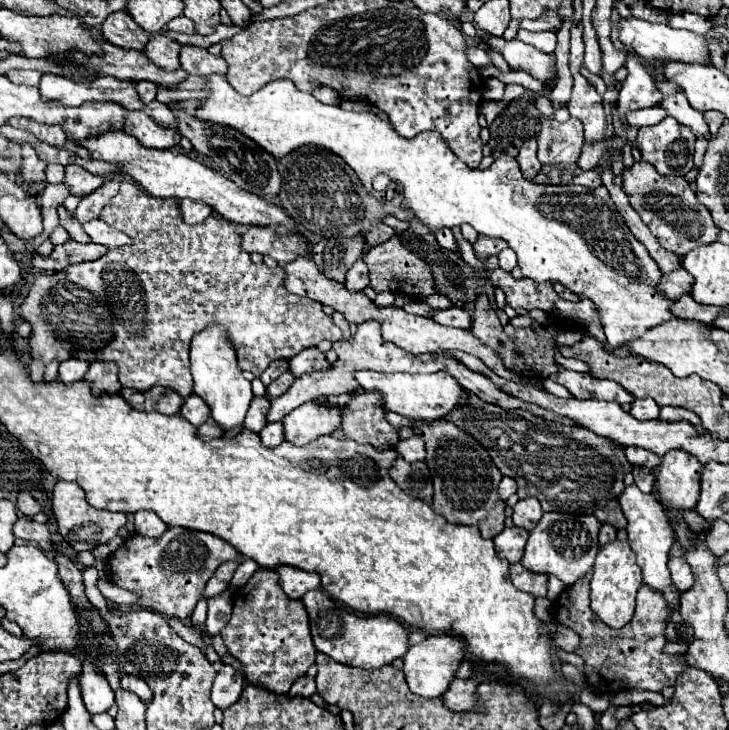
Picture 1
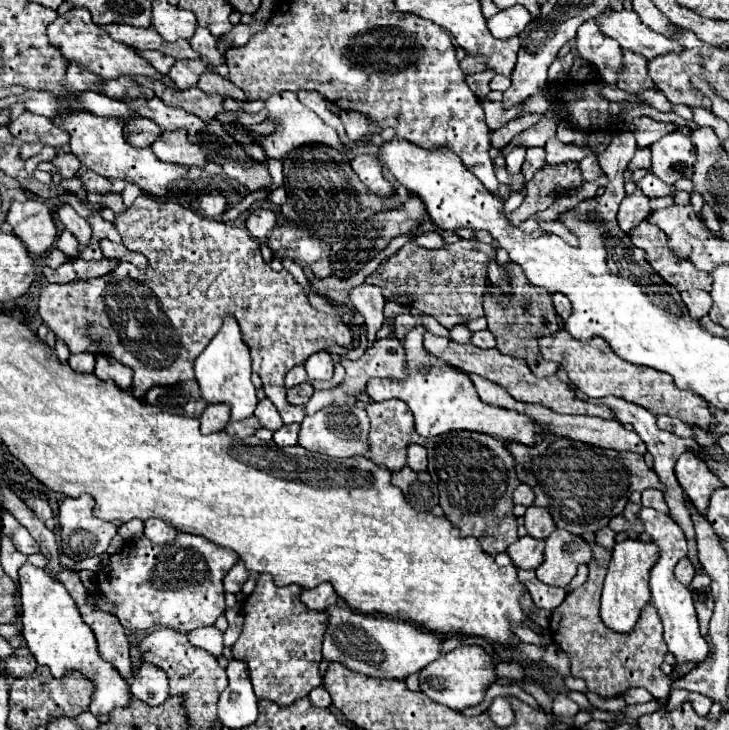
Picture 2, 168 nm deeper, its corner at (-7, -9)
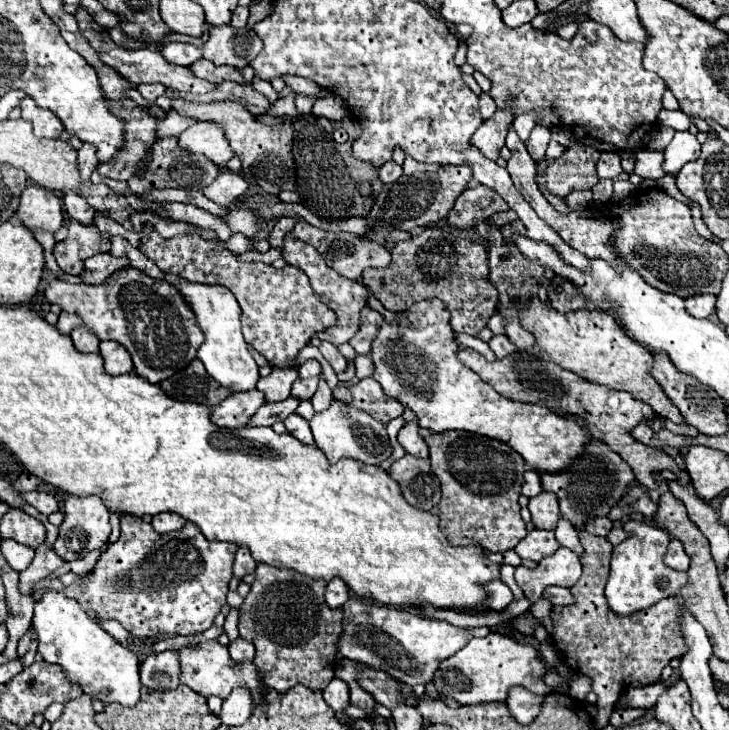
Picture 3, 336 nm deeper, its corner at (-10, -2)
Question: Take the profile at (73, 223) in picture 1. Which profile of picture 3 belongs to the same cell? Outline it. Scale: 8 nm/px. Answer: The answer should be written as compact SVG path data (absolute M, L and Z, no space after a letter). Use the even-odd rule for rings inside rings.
M69 191L69 193L63 197L63 203L65 203L67 215L69 215L71 219L79 221L81 225L91 225L91 223L93 223L95 209L93 209L93 207L89 207L89 203L87 203L81 195L77 195L77 193Z

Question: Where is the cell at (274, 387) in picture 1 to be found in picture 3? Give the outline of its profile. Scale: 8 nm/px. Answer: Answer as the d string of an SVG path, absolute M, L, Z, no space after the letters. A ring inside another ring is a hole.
M311 377L311 379L297 379L293 383L293 389L291 389L291 395L293 397L299 397L299 399L311 399L317 391L317 383L319 383L319 377Z

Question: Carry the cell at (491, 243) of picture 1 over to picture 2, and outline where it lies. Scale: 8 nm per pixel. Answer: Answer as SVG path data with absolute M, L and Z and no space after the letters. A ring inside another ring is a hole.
M458 240L434 250L406 242L394 256L382 262L376 272L366 276L366 282L380 286L386 300L430 314L450 330L458 324L484 316L482 296L488 286L488 262L494 256L496 250L492 244L478 240Z

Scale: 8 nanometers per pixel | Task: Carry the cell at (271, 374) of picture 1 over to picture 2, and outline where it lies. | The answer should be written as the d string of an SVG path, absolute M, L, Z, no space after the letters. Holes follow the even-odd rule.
M298 364L298 366L294 366L294 368L286 374L286 388L294 388L294 386L298 386L298 384L302 384L302 382L310 382L310 378L308 378L304 366Z

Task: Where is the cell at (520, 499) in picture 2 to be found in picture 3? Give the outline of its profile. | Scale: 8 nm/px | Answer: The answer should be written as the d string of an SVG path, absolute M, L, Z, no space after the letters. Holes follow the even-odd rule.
M533 469L525 471L525 483L523 483L521 493L525 497L535 497L535 495L541 493L541 481L539 481L539 473L537 471L533 471Z

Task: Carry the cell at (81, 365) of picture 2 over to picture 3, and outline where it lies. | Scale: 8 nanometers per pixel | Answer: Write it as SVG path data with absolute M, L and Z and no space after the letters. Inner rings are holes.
M85 327L73 329L71 341L79 353L97 353L99 351L99 339L91 331L87 331Z

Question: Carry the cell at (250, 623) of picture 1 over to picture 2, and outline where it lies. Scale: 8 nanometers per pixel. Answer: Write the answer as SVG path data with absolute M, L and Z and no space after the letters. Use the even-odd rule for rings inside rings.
M260 574L254 592L244 602L244 628L232 654L248 664L254 694L262 700L268 698L280 708L286 708L310 690L322 686L318 670L322 660L322 640L328 628L328 612L316 612L302 604L302 588L296 584L276 586L272 576Z

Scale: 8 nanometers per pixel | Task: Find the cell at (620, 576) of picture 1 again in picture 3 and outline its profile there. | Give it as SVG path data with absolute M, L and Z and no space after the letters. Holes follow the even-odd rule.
M641 525L635 535L613 547L611 575L605 587L605 597L613 613L631 615L639 609L647 609L663 597L677 595L683 585L687 585L687 573L675 571L663 563L671 537L665 529Z

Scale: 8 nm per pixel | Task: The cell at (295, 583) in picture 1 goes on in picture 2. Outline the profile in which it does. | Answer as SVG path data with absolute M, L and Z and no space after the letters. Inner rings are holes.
M322 582L320 586L316 586L312 590L302 590L302 602L312 610L324 612L326 608L330 608L338 602L338 596L336 596L332 584Z

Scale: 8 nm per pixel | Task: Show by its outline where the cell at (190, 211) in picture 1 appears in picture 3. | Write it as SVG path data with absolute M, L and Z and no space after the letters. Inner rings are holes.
M221 171L219 177L203 189L205 197L221 207L229 207L239 195L243 195L247 189L247 181L239 173Z

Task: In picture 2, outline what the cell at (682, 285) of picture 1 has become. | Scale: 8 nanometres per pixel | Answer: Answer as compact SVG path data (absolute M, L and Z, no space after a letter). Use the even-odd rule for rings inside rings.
M686 290L682 294L682 300L690 312L690 316L694 320L700 320L702 316L706 316L712 308L712 298L708 292L700 292L700 290Z

